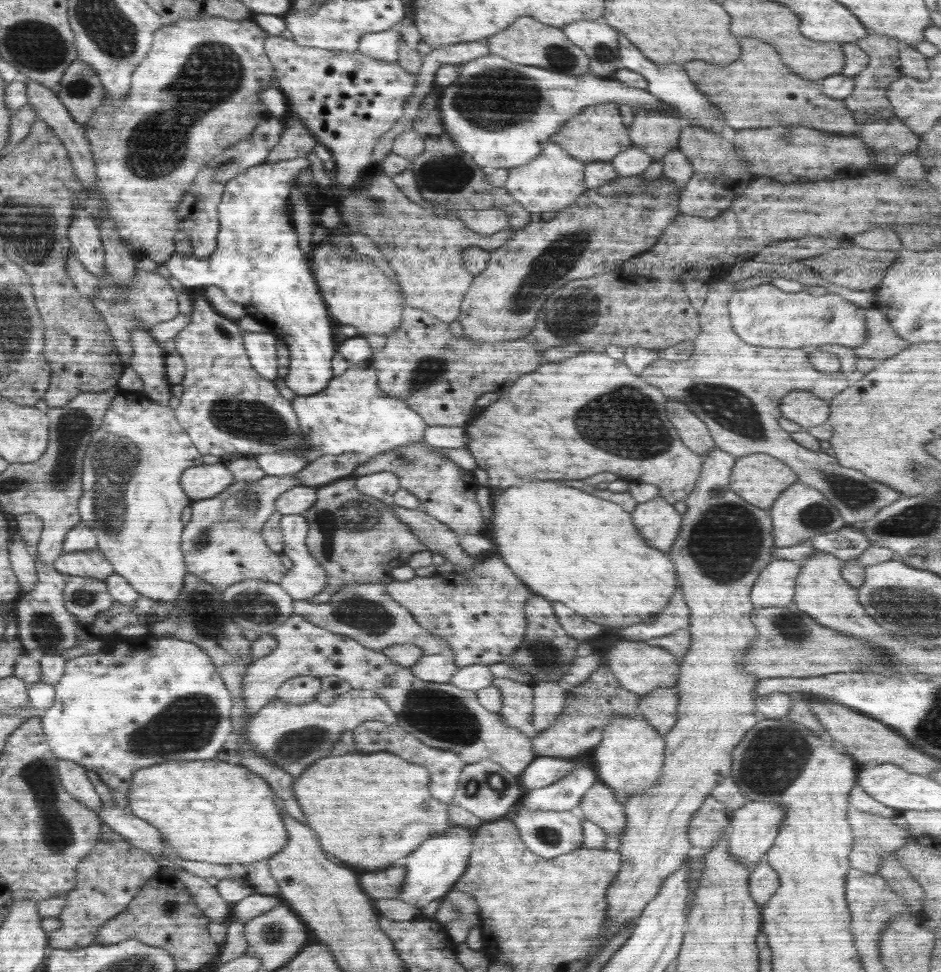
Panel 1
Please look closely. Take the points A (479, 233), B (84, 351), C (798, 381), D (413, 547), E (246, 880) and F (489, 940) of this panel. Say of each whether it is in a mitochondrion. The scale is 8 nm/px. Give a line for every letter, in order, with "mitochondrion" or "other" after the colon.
A: other
B: other
C: other
D: other
E: other
F: other

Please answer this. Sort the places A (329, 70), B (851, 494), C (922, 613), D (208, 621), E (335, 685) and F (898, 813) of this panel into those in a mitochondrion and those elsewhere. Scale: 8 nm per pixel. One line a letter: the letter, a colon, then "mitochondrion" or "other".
A: other
B: mitochondrion
C: mitochondrion
D: mitochondrion
E: other
F: other

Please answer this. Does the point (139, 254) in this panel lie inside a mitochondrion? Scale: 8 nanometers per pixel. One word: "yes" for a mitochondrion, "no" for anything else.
no

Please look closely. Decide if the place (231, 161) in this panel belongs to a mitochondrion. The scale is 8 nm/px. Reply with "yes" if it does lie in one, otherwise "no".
yes

